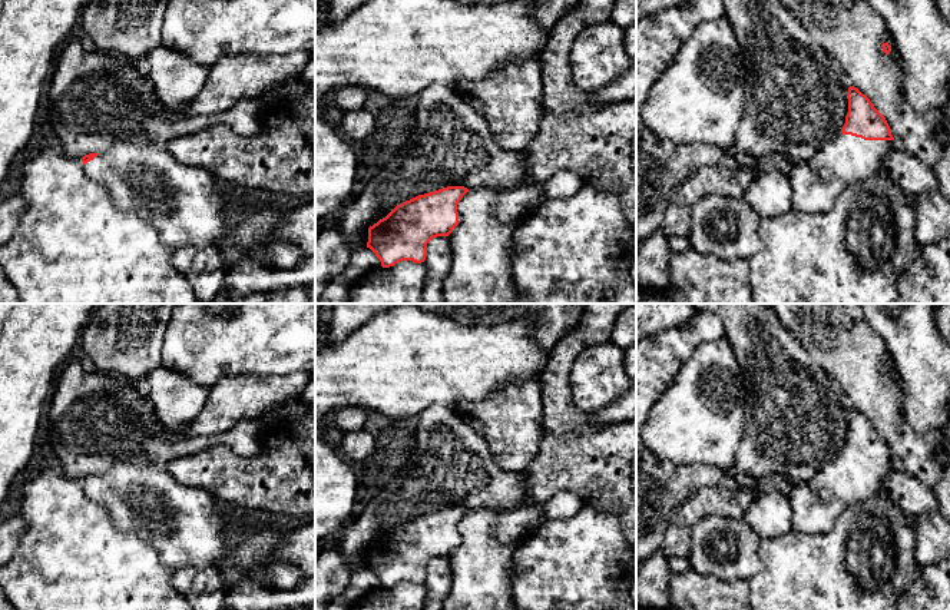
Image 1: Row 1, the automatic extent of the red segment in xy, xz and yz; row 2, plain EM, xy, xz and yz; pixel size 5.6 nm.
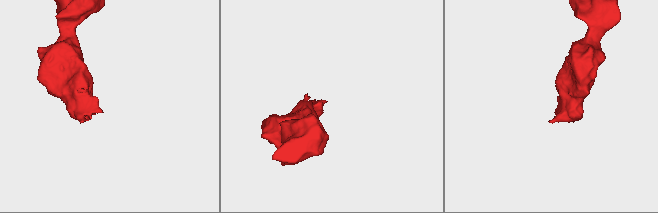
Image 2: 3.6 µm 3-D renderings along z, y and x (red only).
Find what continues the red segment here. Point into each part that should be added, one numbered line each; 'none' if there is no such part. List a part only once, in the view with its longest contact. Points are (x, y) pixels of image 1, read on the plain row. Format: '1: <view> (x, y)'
1: yz (816, 504)

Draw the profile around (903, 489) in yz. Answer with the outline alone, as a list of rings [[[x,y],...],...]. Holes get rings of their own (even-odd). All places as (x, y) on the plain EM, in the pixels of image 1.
[[[898,464],[880,484],[877,494],[890,500],[911,520],[937,508],[933,490]]]

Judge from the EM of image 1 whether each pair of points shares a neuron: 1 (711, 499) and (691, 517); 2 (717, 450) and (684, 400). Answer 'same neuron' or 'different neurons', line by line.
1: same neuron
2: same neuron

